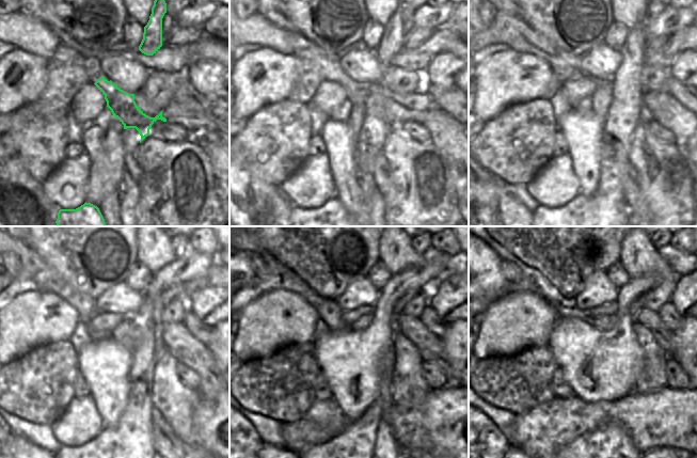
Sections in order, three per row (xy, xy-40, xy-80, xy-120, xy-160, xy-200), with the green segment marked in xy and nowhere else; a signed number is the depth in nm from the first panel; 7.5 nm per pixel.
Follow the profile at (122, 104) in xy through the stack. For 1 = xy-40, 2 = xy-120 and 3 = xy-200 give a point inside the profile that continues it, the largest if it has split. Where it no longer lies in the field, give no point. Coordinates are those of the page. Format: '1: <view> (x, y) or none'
1: xy-40 (382, 114)
2: xy-120 (128, 443)
3: xy-200 (611, 443)

